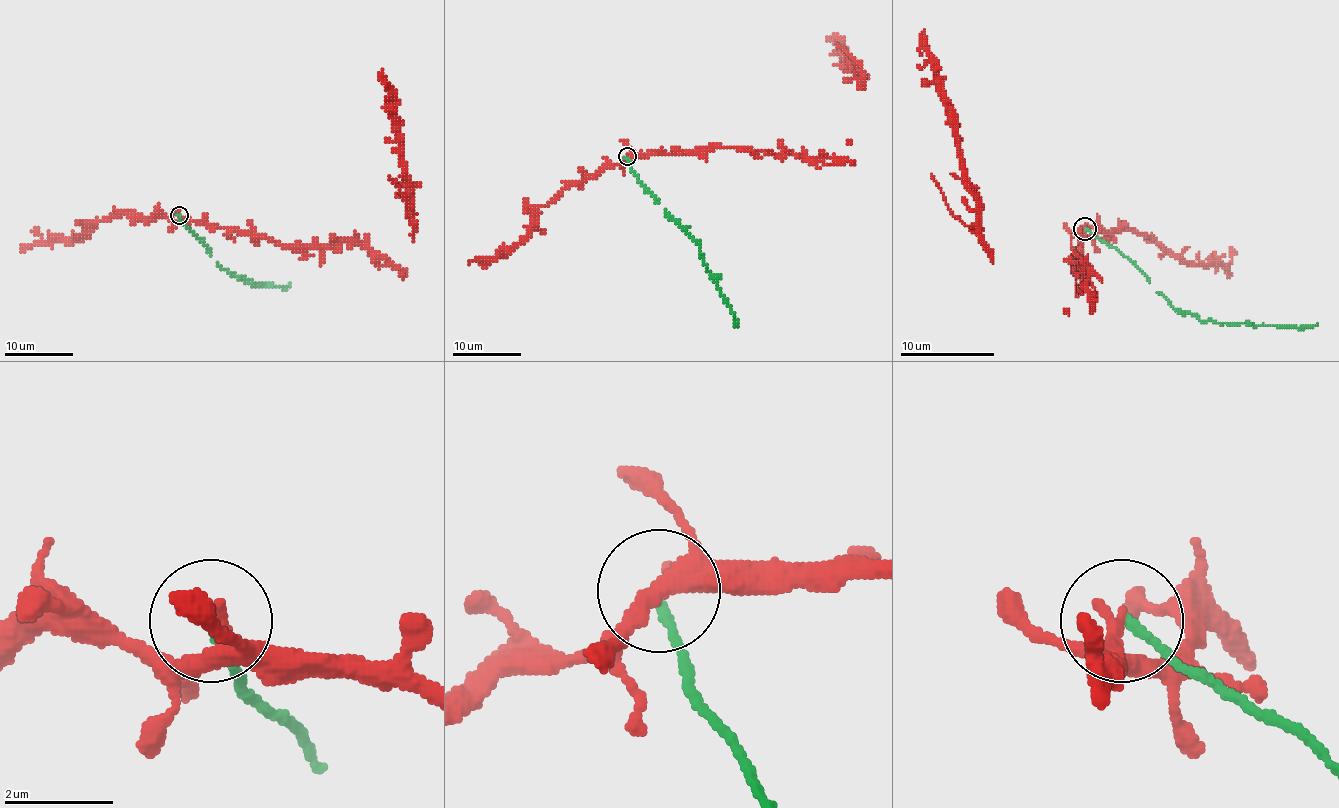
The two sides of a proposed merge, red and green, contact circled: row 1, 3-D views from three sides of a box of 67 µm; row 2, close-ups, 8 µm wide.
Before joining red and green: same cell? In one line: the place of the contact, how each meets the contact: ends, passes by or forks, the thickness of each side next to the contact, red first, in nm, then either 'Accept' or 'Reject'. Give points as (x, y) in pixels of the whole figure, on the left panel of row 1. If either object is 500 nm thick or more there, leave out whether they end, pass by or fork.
Place: (179, 215). At the ring red forks. At the ring green ends. Thickness 260 nm (red) against 170 nm. Reject

